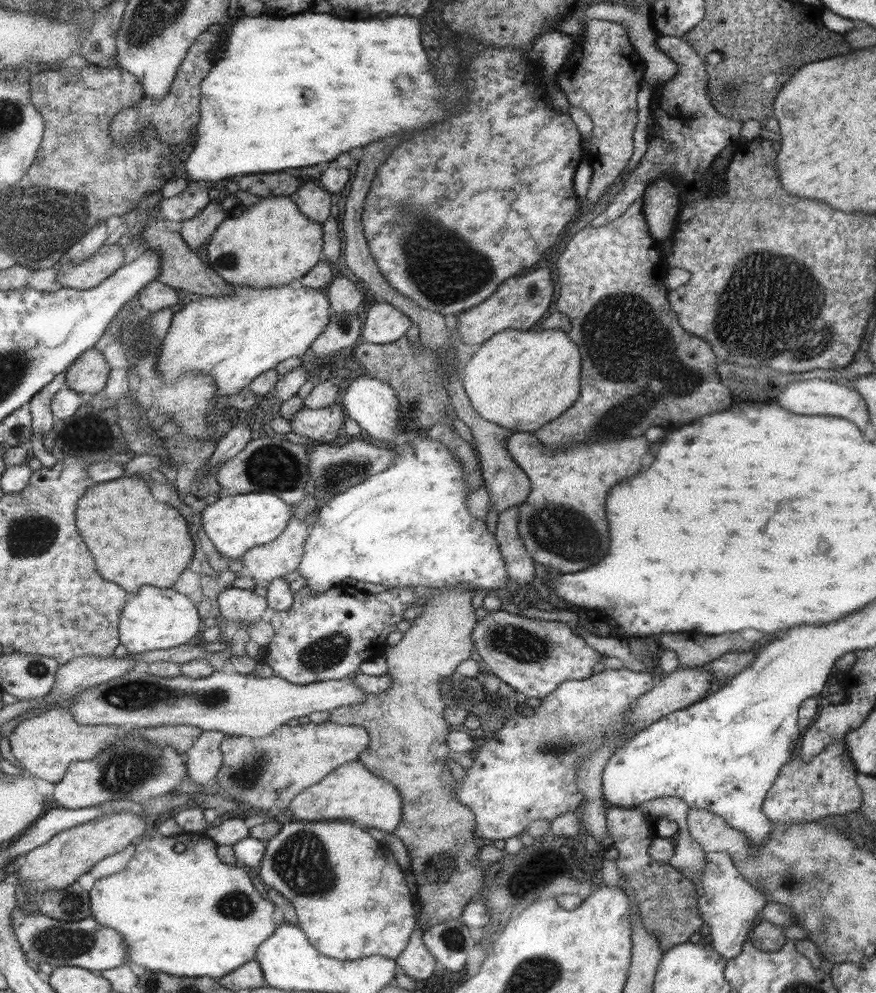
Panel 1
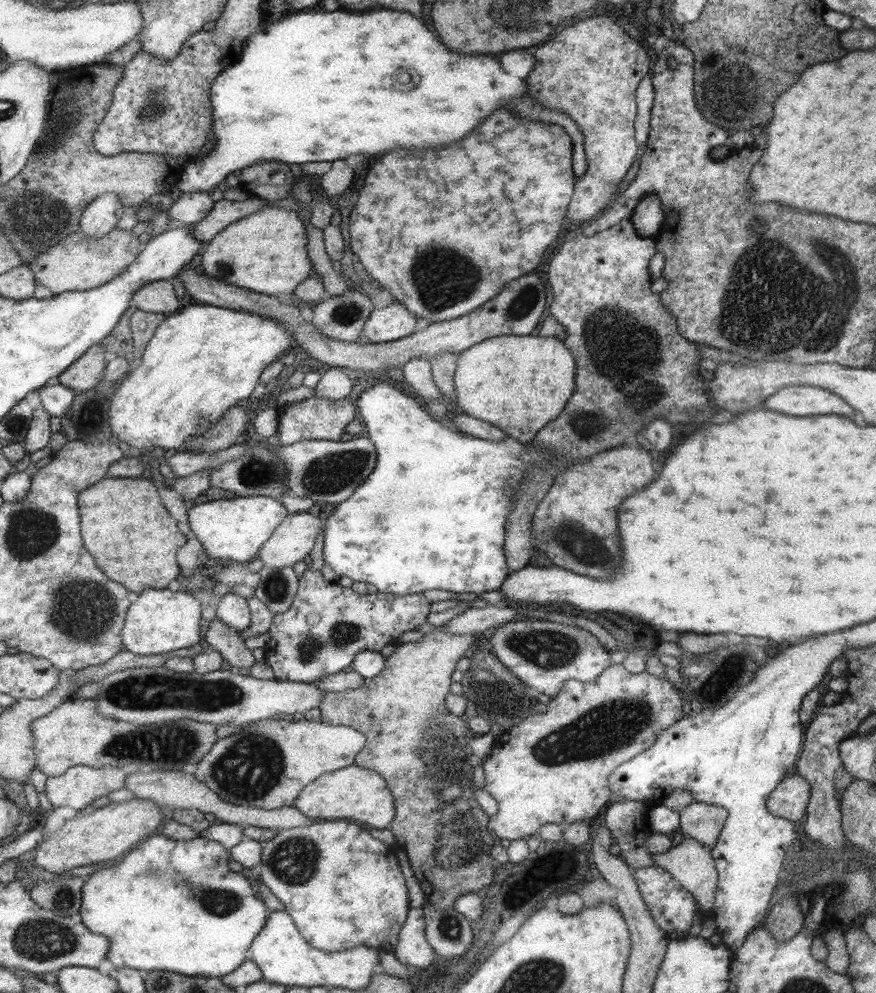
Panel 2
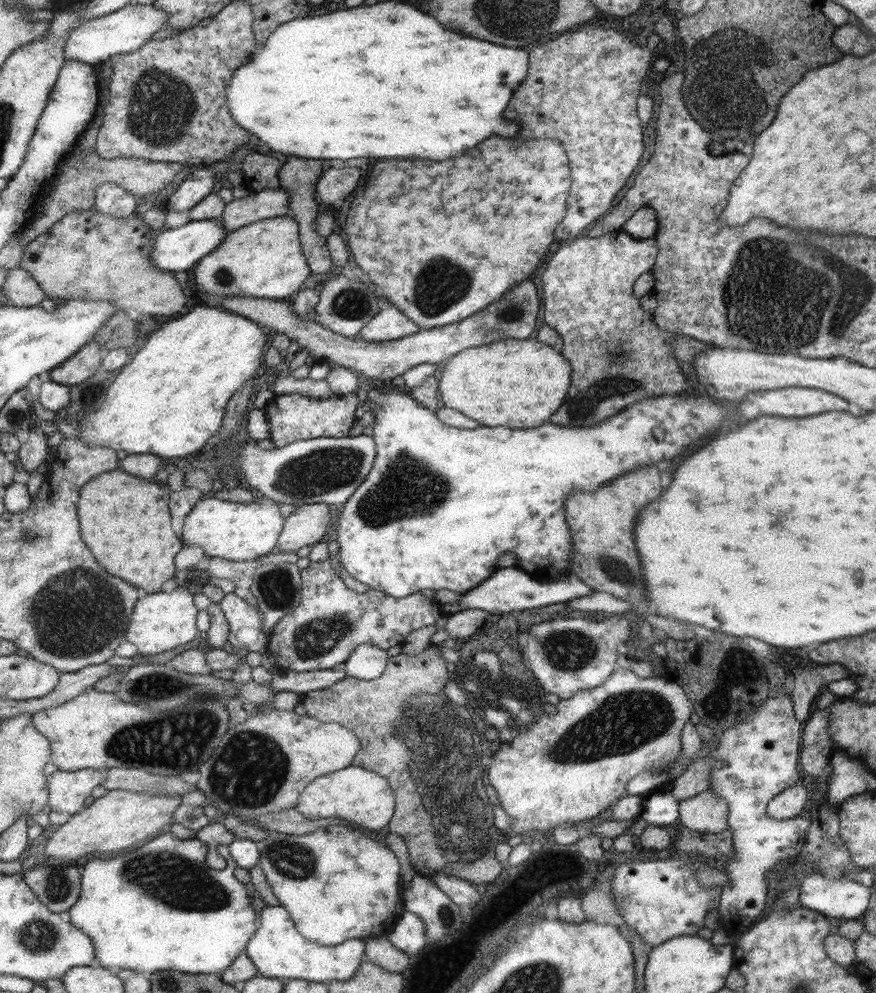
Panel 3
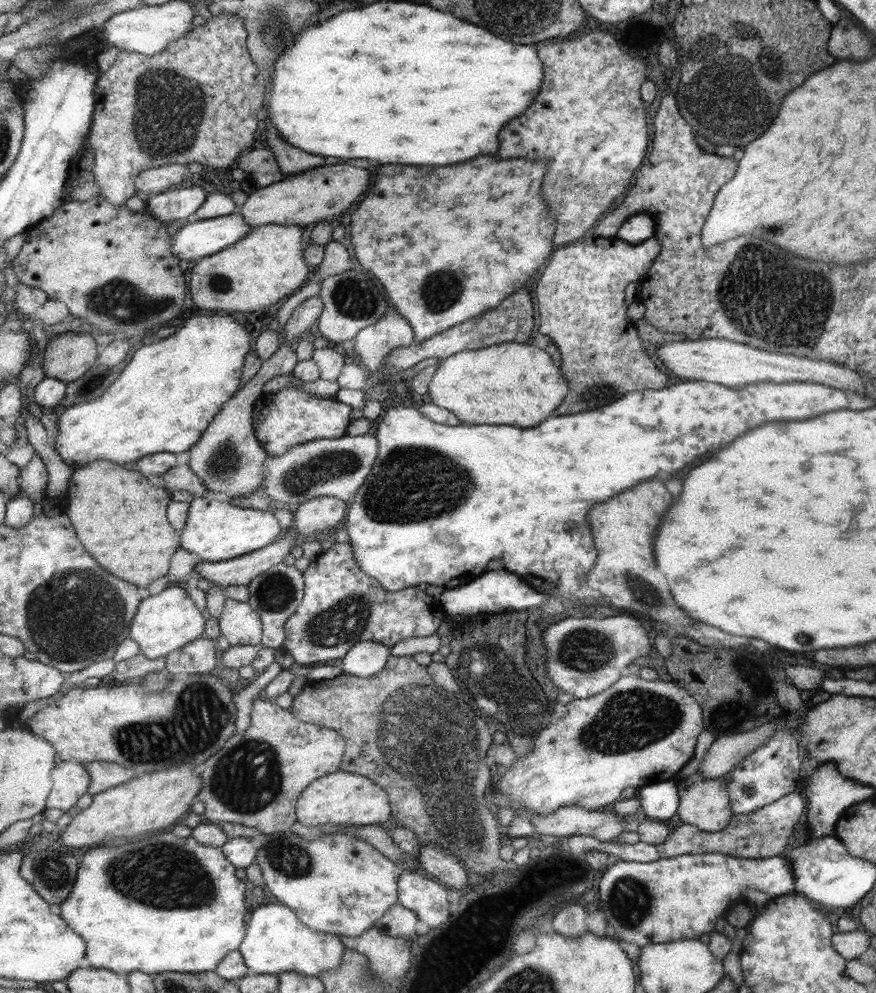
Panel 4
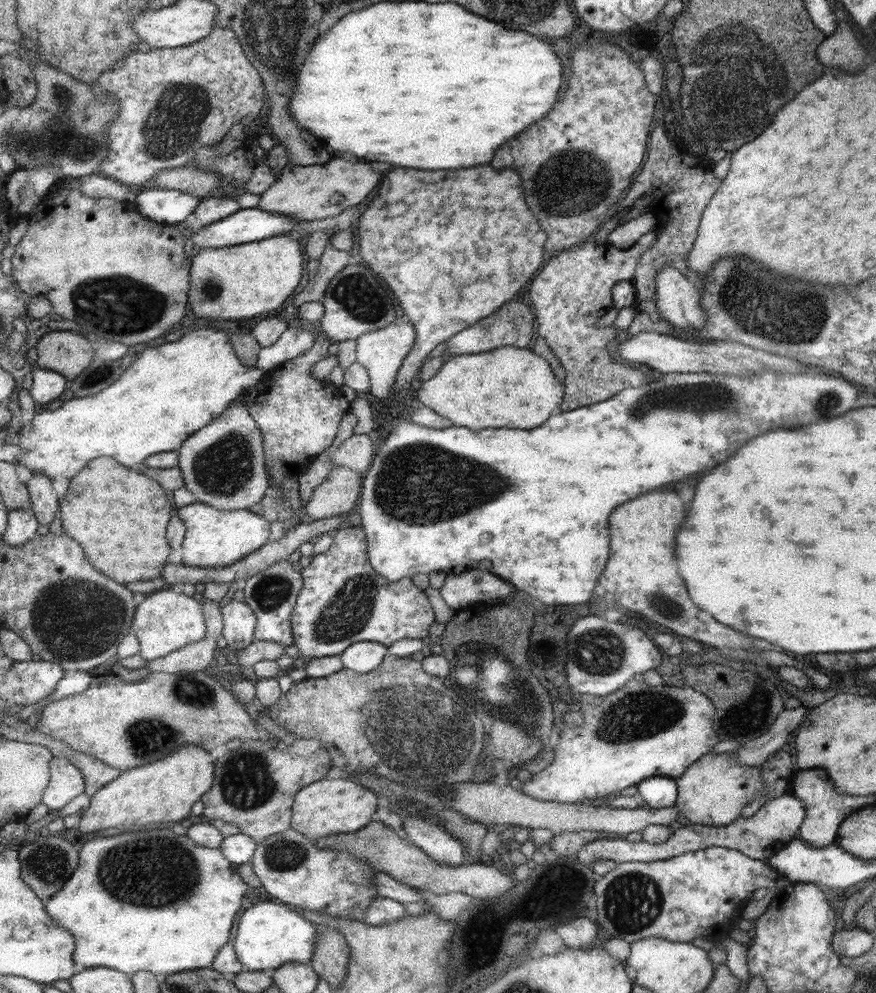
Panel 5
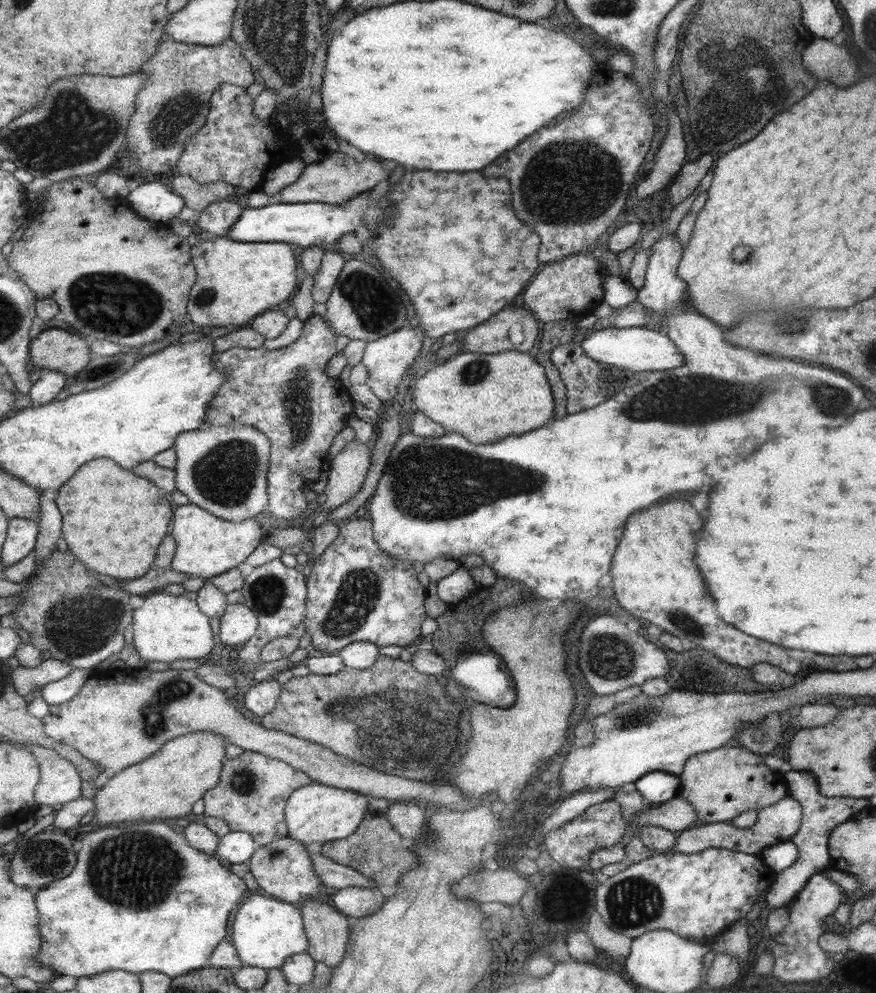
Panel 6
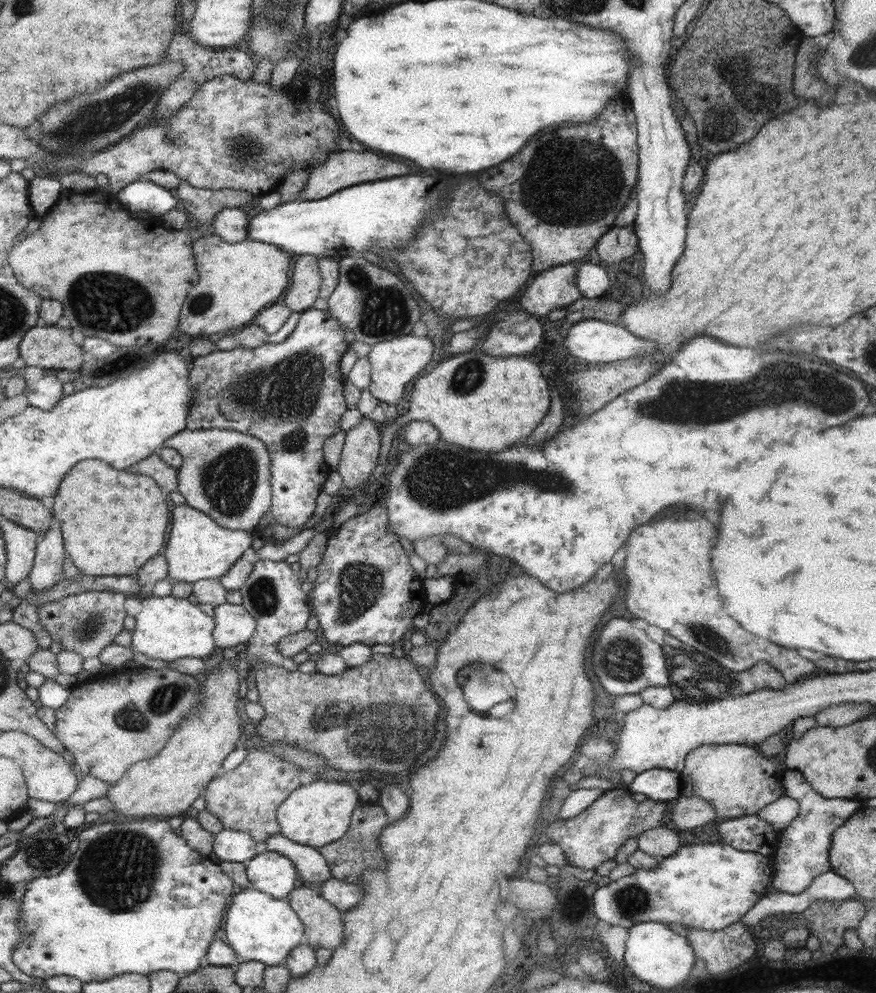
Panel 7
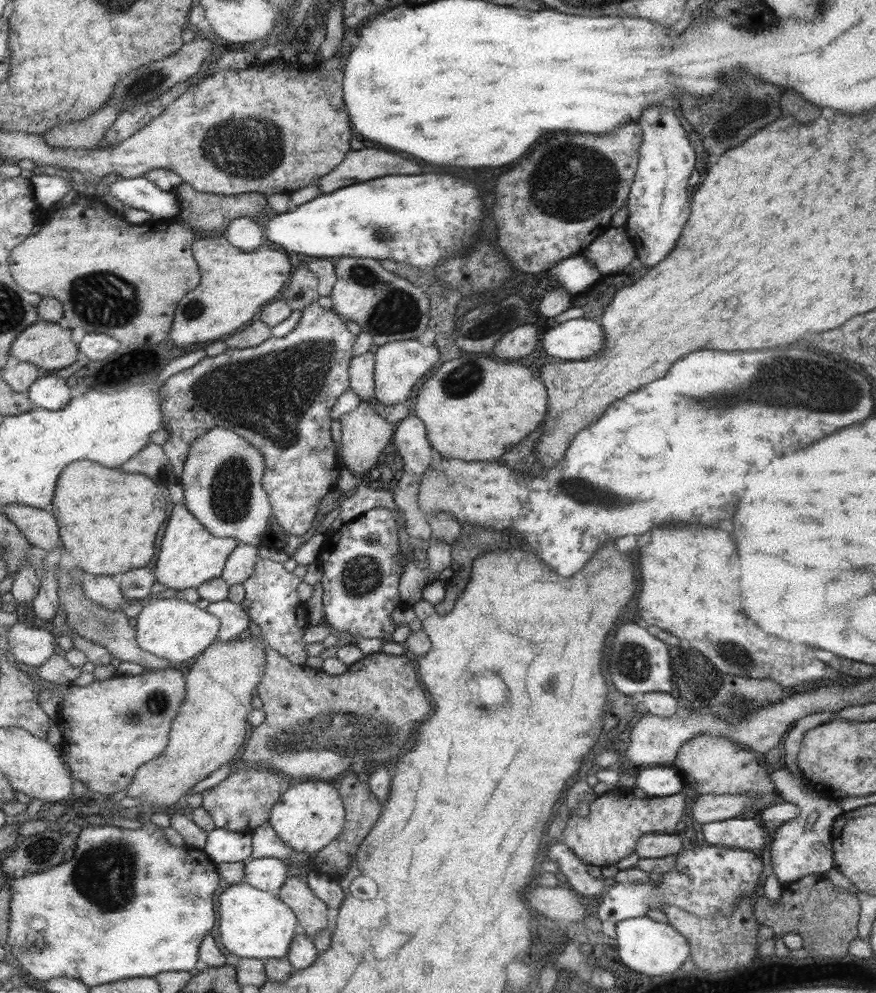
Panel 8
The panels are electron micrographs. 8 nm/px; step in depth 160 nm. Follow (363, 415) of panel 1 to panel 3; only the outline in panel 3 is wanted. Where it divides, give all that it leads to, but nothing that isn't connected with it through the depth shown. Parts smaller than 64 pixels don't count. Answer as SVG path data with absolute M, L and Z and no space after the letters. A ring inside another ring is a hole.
M781 388L770 390L767 392L751 392L749 396L744 396L743 400L738 403L730 403L729 401L718 401L709 397L707 394L701 393L693 395L661 395L659 398L649 398L649 400L641 400L635 402L633 406L628 404L627 407L613 414L611 418L603 420L586 427L573 428L569 425L561 426L549 422L530 429L510 429L507 427L496 426L495 428L485 428L479 425L479 428L460 429L452 425L446 425L437 416L436 413L426 409L418 401L411 396L383 390L383 394L375 394L369 392L368 398L371 398L374 404L371 405L374 413L374 420L369 428L369 433L375 443L375 458L371 470L366 474L365 480L355 489L355 492L343 503L343 510L339 516L336 528L336 542L339 547L339 560L341 566L349 573L349 575L357 582L367 585L369 589L383 592L387 596L393 598L405 598L409 594L413 594L423 589L437 591L446 589L453 591L458 595L469 592L471 588L477 587L487 580L493 572L498 568L495 565L497 557L504 552L512 552L516 560L516 567L523 569L529 574L529 577L535 581L553 581L557 577L565 575L570 568L570 558L572 558L572 534L566 523L566 516L563 514L563 500L567 498L567 494L571 490L579 490L579 492L591 492L600 488L602 484L610 482L614 478L620 478L624 474L628 474L631 470L641 468L641 466L651 466L651 462L659 462L659 460L671 460L673 456L681 454L683 448L687 448L689 444L693 444L695 440L699 440L701 436L709 436L715 434L717 428L723 422L729 424L741 424L741 418L745 420L753 420L757 416L785 416L785 418L801 418L801 416L813 416L813 414L821 414L821 412L831 412L831 410L847 410L847 401L841 397L835 396L833 393L821 389L814 388Z

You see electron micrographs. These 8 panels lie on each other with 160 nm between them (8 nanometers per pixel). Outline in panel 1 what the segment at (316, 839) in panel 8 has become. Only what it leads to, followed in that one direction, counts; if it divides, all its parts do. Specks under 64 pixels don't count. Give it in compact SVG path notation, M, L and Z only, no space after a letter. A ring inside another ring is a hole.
M351 761L334 768L317 784L307 787L288 804L287 810L299 820L349 820L365 829L376 828L392 833L401 818L401 797L394 784L377 777L359 761Z

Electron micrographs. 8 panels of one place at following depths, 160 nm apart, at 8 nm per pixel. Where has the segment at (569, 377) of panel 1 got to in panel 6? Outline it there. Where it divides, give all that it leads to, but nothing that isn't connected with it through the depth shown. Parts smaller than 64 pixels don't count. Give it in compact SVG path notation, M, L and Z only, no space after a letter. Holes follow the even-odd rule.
M505 351L493 354L465 352L456 354L449 360L421 372L412 384L412 402L423 416L445 428L445 432L463 434L471 444L489 444L505 436L519 436L529 430L543 426L551 420L555 410L551 386L543 370L531 360L529 354Z

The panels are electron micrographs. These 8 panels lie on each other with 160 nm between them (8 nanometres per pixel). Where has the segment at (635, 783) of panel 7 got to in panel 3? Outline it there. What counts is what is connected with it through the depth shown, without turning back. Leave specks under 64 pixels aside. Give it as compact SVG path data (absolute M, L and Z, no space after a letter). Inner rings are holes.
M667 786L653 789L643 797L639 817L647 824L658 827L673 824L678 818L678 800Z

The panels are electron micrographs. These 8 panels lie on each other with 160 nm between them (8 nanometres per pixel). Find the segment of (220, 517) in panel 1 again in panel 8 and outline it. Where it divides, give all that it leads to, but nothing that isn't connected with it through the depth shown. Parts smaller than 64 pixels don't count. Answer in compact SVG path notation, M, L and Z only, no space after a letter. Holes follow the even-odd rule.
M174 504L155 560L155 581L176 592L187 588L197 589L202 583L211 578L217 579L221 575L225 561L237 544L234 538L213 536L183 504Z

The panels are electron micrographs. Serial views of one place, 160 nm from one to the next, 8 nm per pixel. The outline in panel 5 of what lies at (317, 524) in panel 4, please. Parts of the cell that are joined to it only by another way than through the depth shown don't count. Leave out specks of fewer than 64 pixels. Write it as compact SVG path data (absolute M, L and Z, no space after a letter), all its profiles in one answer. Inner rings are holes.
M339 465L328 472L321 485L314 488L303 508L313 521L339 516L355 506L359 488L362 488L361 476Z

